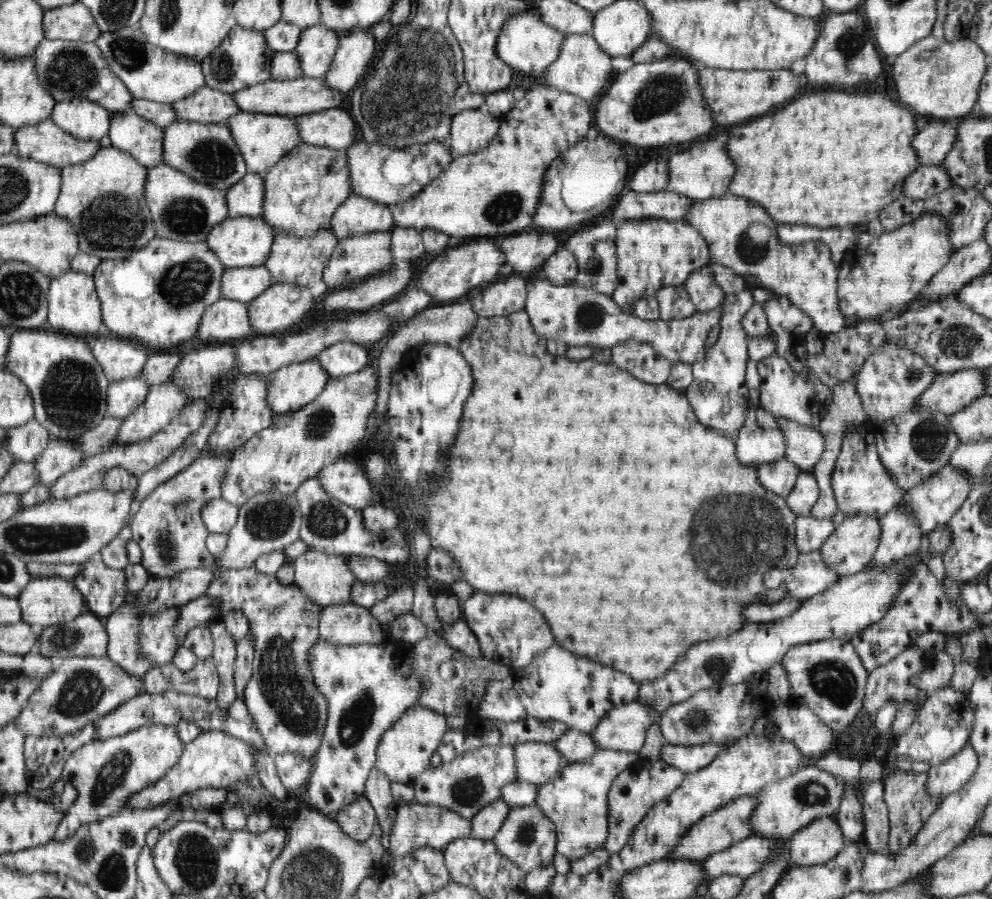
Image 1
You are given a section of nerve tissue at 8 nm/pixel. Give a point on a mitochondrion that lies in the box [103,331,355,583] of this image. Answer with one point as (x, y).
(269, 520)

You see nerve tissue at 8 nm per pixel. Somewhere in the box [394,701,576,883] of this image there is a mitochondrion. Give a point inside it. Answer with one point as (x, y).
(467, 791)

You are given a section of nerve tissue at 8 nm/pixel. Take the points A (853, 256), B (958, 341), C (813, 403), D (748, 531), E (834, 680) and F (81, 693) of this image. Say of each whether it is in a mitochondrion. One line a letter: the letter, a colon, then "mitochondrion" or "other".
A: other
B: mitochondrion
C: other
D: mitochondrion
E: mitochondrion
F: mitochondrion

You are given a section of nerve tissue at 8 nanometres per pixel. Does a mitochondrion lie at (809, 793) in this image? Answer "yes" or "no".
yes

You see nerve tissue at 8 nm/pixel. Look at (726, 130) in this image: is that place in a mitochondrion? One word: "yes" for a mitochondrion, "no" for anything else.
no

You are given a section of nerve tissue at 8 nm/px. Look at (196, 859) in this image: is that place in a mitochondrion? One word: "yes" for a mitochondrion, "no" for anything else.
yes

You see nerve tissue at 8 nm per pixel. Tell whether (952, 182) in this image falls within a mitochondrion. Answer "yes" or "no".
no

